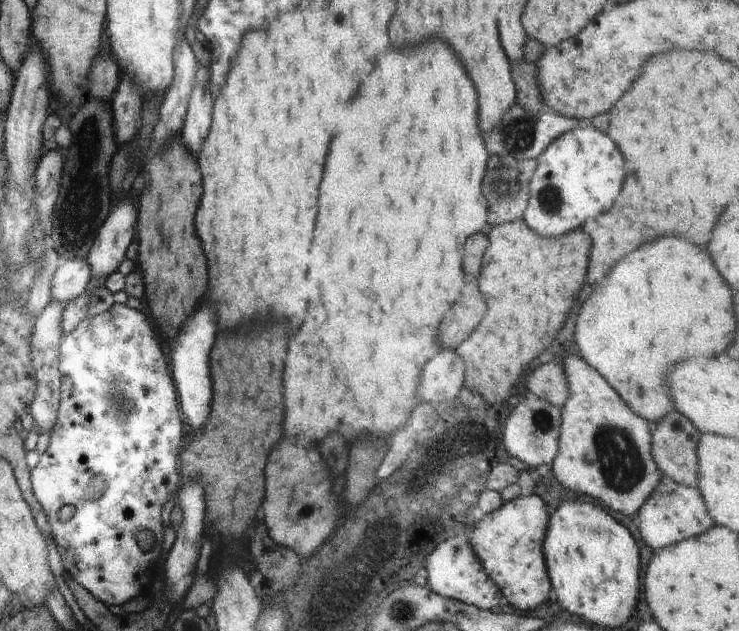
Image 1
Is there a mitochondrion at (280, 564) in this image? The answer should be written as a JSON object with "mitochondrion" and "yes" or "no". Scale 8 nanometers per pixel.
{"mitochondrion":"yes"}

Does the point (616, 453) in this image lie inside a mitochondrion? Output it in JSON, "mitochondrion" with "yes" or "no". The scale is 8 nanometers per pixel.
{"mitochondrion":"yes"}

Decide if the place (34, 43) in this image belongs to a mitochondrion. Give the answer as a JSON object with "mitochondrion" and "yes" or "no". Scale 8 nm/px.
{"mitochondrion":"no"}

